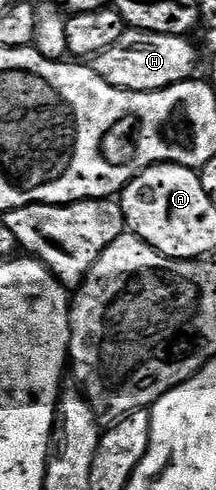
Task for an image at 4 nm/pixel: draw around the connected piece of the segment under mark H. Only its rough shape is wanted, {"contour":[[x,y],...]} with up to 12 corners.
{"contour":[[126,28],[92,58],[111,87],[159,91],[194,80],[188,36]]}

